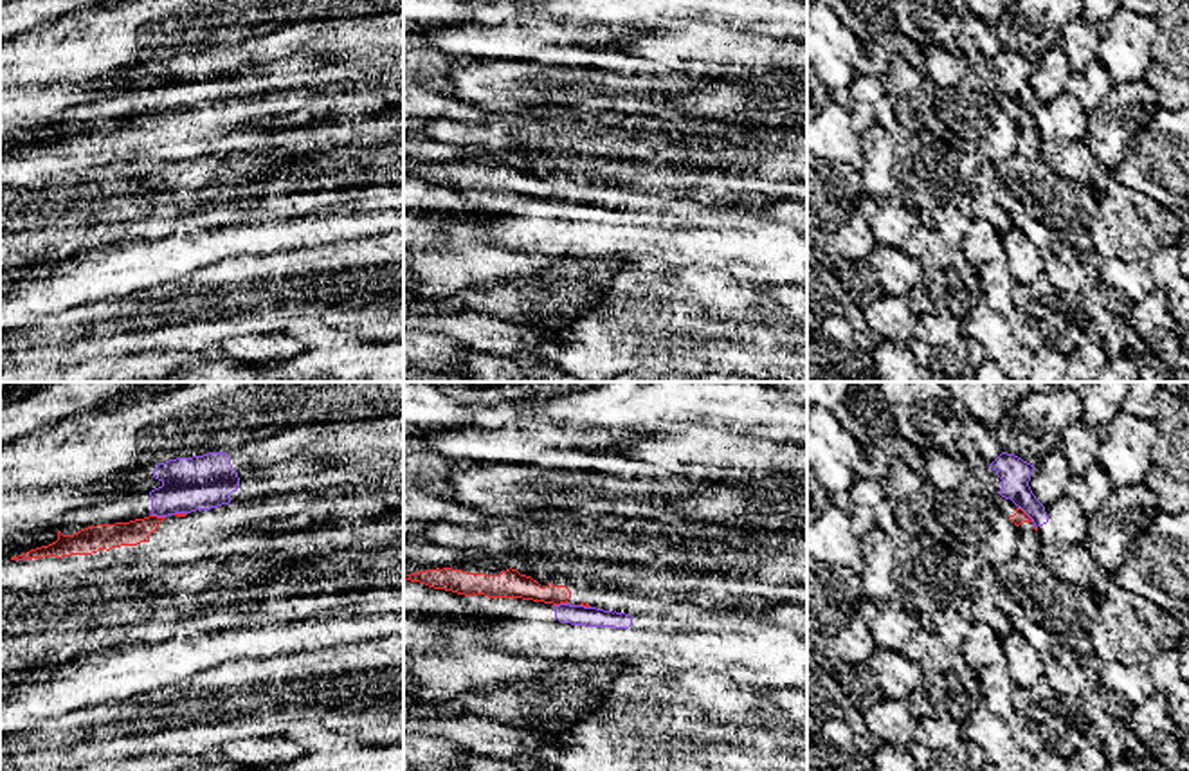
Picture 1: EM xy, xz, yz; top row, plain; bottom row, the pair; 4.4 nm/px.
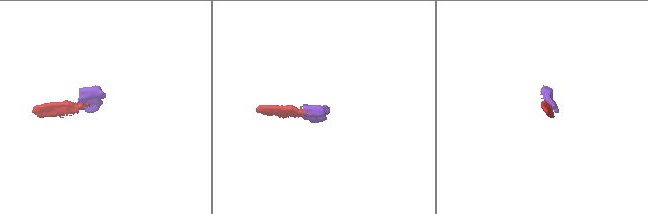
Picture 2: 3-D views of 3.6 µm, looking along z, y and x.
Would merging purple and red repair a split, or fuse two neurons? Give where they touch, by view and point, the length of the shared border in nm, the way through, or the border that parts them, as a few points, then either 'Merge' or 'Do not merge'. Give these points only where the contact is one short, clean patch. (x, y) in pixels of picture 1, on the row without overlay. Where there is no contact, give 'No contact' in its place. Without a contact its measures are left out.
Touches purple at yz (1025, 108). Shared border 100 nm. Boundary: yz (1018, 103), (1033, 117). Do not merge

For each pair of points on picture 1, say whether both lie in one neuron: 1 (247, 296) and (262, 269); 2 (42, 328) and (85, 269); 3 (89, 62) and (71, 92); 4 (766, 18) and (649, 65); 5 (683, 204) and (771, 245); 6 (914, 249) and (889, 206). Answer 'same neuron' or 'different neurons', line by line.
1: same neuron
2: different neurons
3: different neurons
4: different neurons
5: different neurons
6: same neuron

